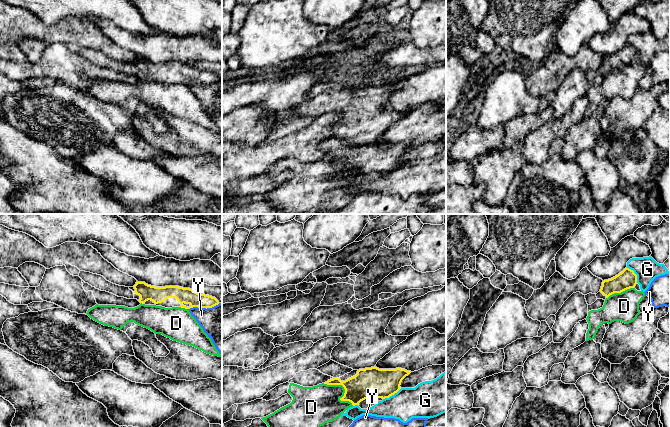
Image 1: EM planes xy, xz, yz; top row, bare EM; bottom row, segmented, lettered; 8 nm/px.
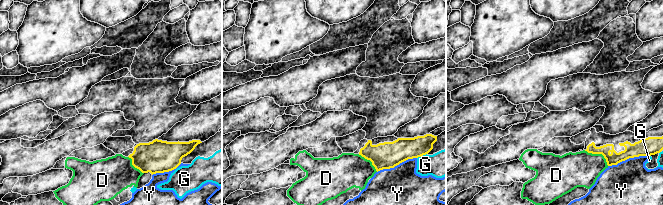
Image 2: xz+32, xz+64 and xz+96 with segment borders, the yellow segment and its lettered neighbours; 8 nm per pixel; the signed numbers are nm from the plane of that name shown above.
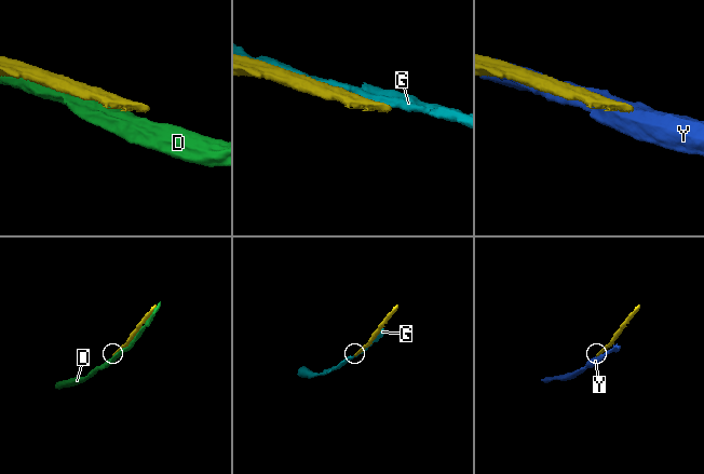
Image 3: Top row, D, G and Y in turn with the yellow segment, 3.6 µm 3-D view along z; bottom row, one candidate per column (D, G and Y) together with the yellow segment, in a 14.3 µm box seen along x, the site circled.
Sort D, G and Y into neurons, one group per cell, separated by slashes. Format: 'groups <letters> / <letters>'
groups D / G / Y

